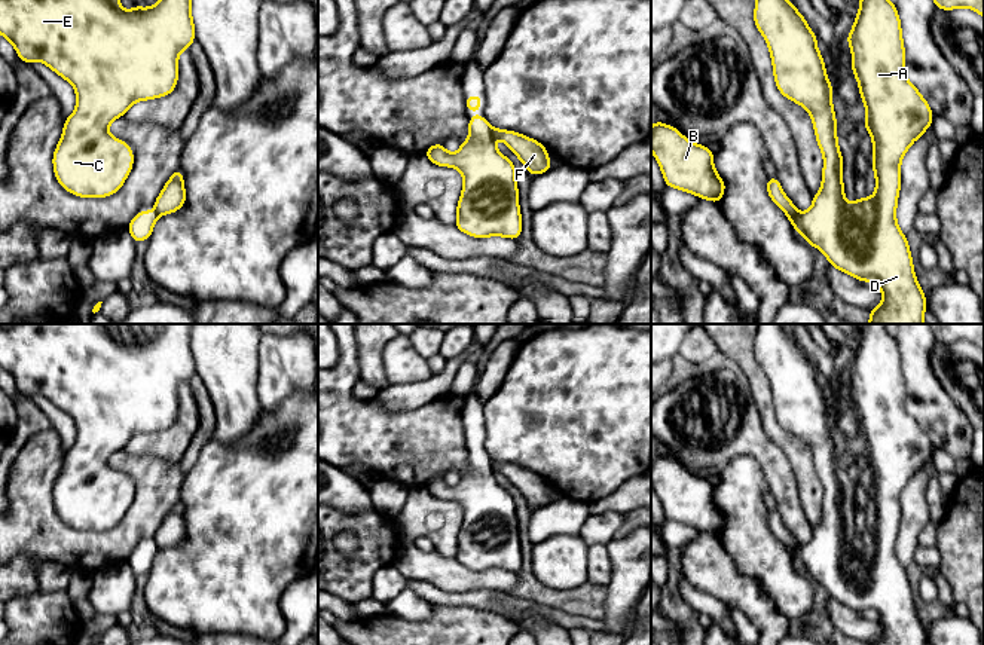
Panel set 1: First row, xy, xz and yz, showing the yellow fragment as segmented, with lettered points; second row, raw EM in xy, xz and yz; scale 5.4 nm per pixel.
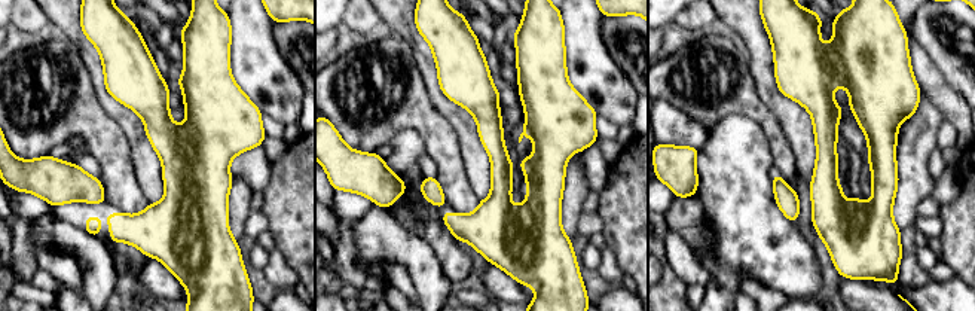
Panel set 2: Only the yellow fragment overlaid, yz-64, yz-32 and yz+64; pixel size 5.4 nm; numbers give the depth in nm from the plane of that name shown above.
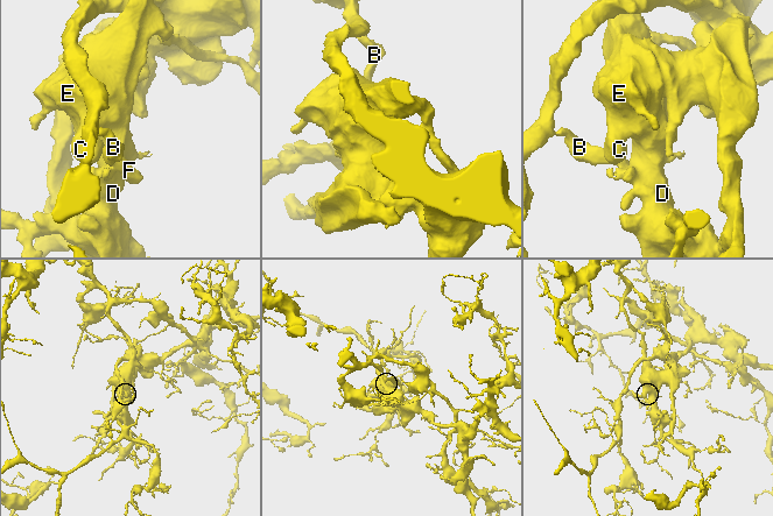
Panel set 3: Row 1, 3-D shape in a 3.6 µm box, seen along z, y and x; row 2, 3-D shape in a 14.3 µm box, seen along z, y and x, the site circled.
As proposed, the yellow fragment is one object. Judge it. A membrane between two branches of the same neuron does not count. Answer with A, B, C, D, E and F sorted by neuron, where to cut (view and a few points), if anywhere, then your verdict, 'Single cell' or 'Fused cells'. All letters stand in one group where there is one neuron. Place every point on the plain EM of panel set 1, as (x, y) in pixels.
Groups: A C D E / B F. Split along yz (797, 544), (787, 547). Fused cells

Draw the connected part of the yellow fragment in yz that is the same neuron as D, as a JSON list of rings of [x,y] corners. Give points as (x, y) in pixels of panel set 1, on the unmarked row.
[[[757,324],[754,354],[767,375],[774,416],[783,430],[810,446],[816,476],[823,487],[822,517],[813,529],[810,542],[786,550],[809,578],[823,586],[831,599],[864,615],[874,615],[880,621],[883,635],[868,645],[925,645],[926,629],[914,606],[908,572],[896,554],[896,538],[901,523],[901,493],[910,479],[932,458],[933,446],[905,409],[905,380],[896,337],[887,333],[886,324],[865,324],[859,333],[859,345],[846,373],[852,383],[850,400],[865,437],[864,461],[873,473],[875,523],[873,531],[862,529],[856,535],[847,535],[832,440],[834,421],[816,379],[818,370],[782,324]]]

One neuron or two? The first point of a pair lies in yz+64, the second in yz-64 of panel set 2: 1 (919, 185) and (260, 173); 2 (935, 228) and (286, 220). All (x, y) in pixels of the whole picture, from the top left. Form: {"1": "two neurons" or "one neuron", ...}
{"1": "two neurons", "2": "two neurons"}

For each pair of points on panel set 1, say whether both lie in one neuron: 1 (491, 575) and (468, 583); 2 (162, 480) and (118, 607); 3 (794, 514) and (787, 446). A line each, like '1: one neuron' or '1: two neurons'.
1: one neuron
2: two neurons
3: two neurons

